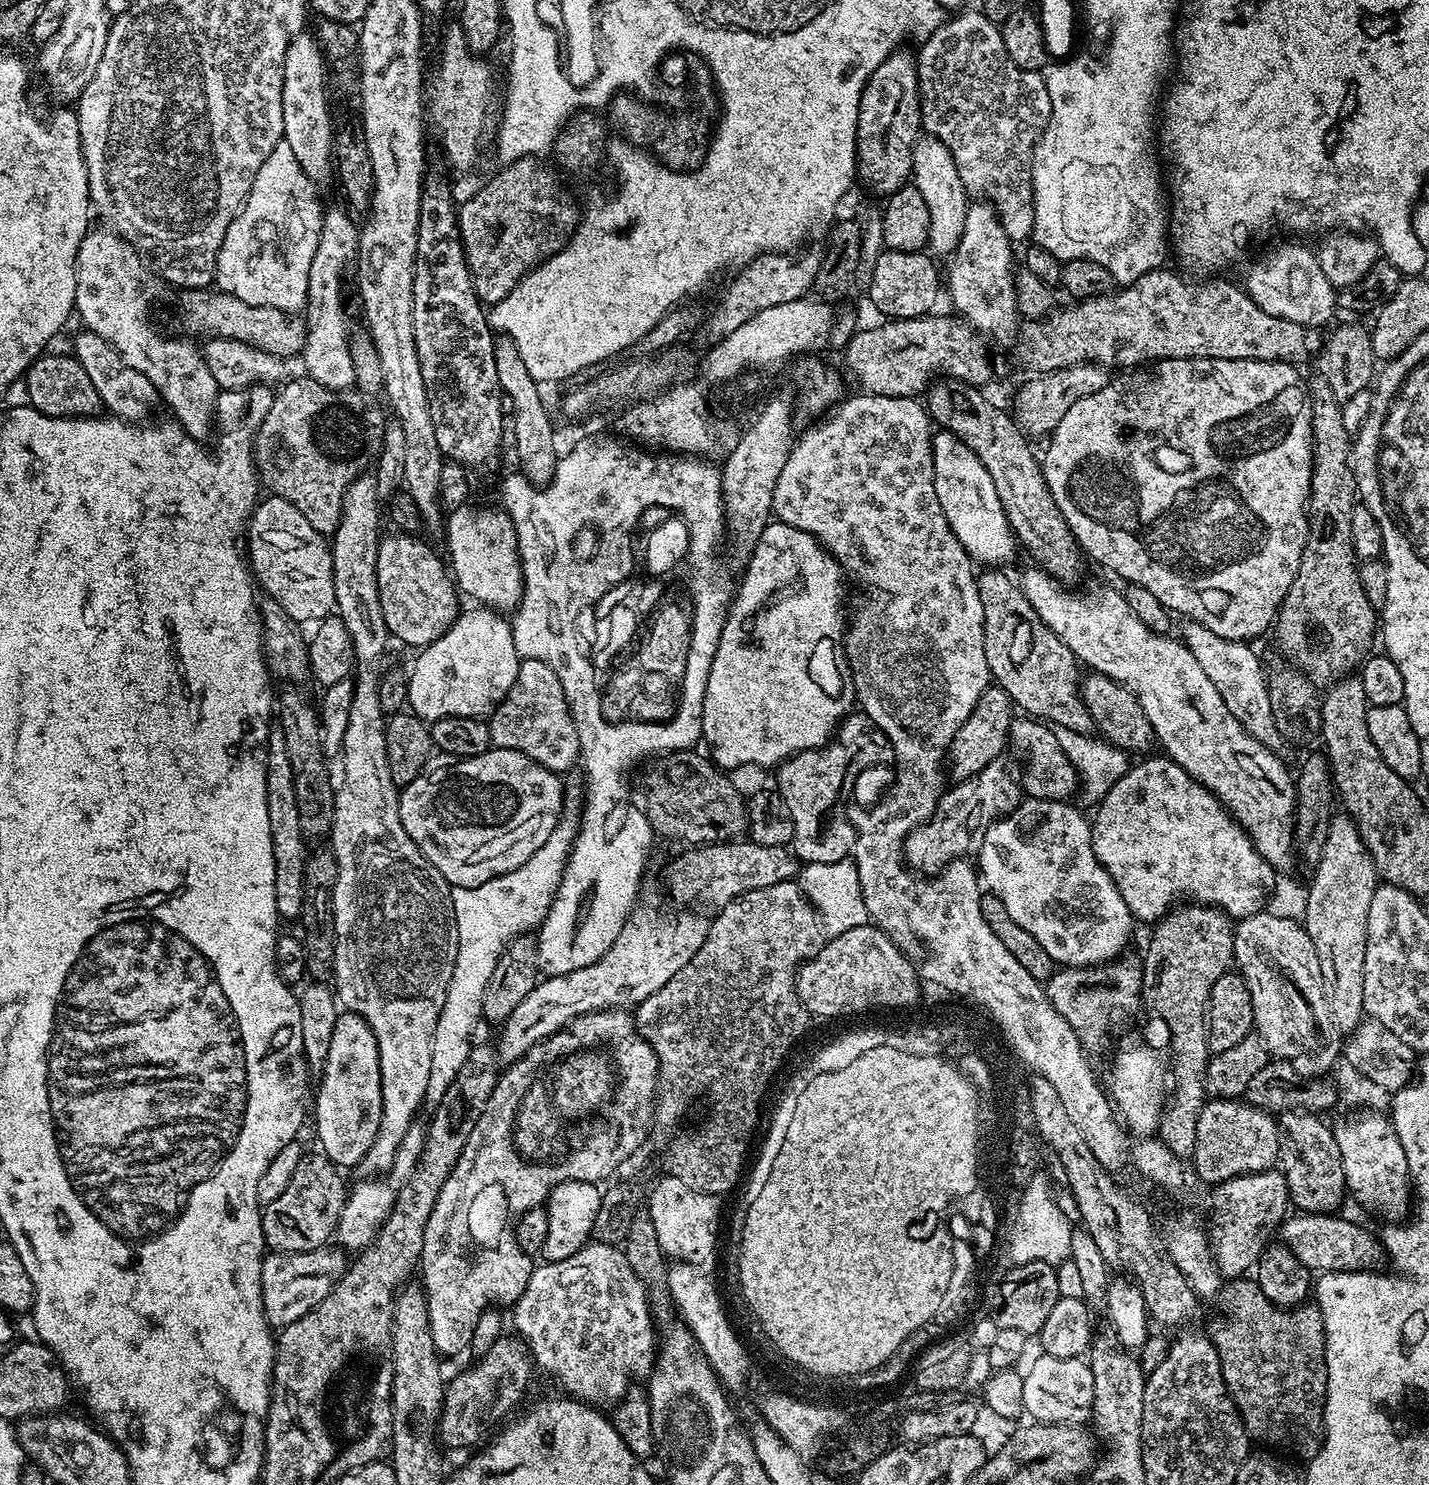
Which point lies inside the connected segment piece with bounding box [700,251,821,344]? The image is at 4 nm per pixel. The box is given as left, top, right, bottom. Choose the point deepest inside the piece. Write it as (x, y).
(766, 281)

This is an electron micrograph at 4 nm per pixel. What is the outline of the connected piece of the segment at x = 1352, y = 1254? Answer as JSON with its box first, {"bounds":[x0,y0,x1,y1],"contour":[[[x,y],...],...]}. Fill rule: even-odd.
{"bounds":[1278,1214,1383,1272],"contour":[[[1336,1214],[1289,1215],[1278,1228],[1279,1239],[1291,1249],[1303,1265],[1314,1272],[1356,1272],[1369,1271],[1383,1259],[1383,1243],[1364,1226]]]}

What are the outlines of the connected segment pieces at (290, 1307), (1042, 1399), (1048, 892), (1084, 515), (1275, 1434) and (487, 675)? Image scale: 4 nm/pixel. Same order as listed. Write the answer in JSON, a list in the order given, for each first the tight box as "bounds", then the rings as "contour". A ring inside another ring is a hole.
[{"bounds":[262,1246,346,1330],"contour":[[[325,1246],[309,1252],[269,1251],[262,1266],[262,1306],[264,1316],[273,1329],[279,1330],[298,1322],[314,1306],[336,1289],[346,1271],[345,1253],[336,1246]]]},{"bounds":[1022,1355,1094,1424],"contour":[[[1037,1355],[1037,1360],[1023,1373],[1024,1386],[1022,1398],[1023,1411],[1033,1421],[1041,1424],[1079,1424],[1089,1423],[1094,1402],[1094,1374],[1087,1359],[1054,1358],[1053,1356]]]},{"bounds":[978,799,1134,968],"contour":[[[1025,799],[1013,812],[1009,812],[1007,816],[997,820],[996,823],[988,827],[978,853],[978,859],[980,859],[980,864],[978,862],[978,870],[985,887],[1002,902],[1006,910],[1009,911],[1010,918],[1012,918],[1018,926],[1021,926],[1021,928],[1033,934],[1034,938],[1045,947],[1046,954],[1050,954],[1050,958],[1055,961],[1057,965],[1074,968],[1099,967],[1106,963],[1111,963],[1129,947],[1128,942],[1132,934],[1134,917],[1132,911],[1129,910],[1129,907],[1126,906],[1126,902],[1122,900],[1122,896],[1118,893],[1118,888],[1114,884],[1114,880],[1110,878],[1109,872],[1098,862],[1098,858],[1094,854],[1092,825],[1089,817],[1084,817],[1078,809],[1071,808],[1072,806],[1071,803],[1063,800]]]},{"bounds":[1042,358,1314,642],"contour":[[[1210,358],[1157,360],[1139,370],[1125,371],[1123,374],[1117,375],[1120,376],[1117,380],[1116,377],[1109,379],[1108,384],[1102,386],[1102,390],[1098,390],[1098,394],[1078,398],[1078,402],[1074,402],[1074,406],[1070,406],[1070,410],[1066,410],[1062,422],[1058,422],[1056,429],[1047,437],[1048,449],[1045,450],[1044,456],[1042,452],[1042,467],[1046,486],[1050,486],[1050,494],[1054,494],[1054,502],[1058,506],[1058,510],[1062,510],[1062,518],[1066,518],[1074,538],[1080,543],[1081,553],[1091,563],[1093,560],[1094,563],[1109,568],[1114,575],[1121,576],[1124,582],[1146,586],[1146,590],[1150,590],[1150,594],[1154,594],[1154,598],[1158,598],[1158,602],[1162,602],[1162,606],[1166,606],[1169,612],[1177,617],[1188,616],[1184,618],[1214,630],[1214,634],[1218,634],[1218,638],[1252,642],[1255,641],[1255,636],[1262,635],[1267,628],[1269,631],[1273,627],[1280,605],[1283,604],[1294,578],[1298,574],[1298,566],[1302,562],[1302,554],[1310,535],[1310,497],[1312,495],[1312,467],[1314,465],[1312,459],[1312,402],[1308,395],[1305,377],[1300,377],[1299,370],[1301,369],[1295,363],[1280,363],[1278,361],[1211,360]]]},{"bounds":[1208,1276,1326,1460],"contour":[[[1243,1276],[1227,1281],[1218,1296],[1220,1306],[1224,1314],[1224,1320],[1221,1324],[1216,1320],[1212,1326],[1208,1328],[1209,1336],[1217,1349],[1219,1360],[1221,1360],[1221,1368],[1223,1370],[1223,1380],[1232,1400],[1241,1414],[1243,1424],[1255,1441],[1262,1441],[1274,1448],[1279,1453],[1291,1456],[1298,1456],[1302,1460],[1309,1460],[1316,1456],[1318,1450],[1324,1444],[1324,1408],[1326,1394],[1326,1366],[1325,1366],[1325,1324],[1322,1318],[1321,1310],[1312,1302],[1306,1302],[1302,1305],[1297,1305],[1292,1309],[1282,1309],[1273,1305],[1266,1294],[1263,1294],[1259,1284],[1249,1277]]]},{"bounds":[407,606,522,722],"contour":[[[483,606],[461,611],[446,634],[419,649],[417,656],[412,672],[407,673],[407,707],[425,722],[447,716],[490,717],[514,686],[522,661],[515,649],[511,623]]]}]

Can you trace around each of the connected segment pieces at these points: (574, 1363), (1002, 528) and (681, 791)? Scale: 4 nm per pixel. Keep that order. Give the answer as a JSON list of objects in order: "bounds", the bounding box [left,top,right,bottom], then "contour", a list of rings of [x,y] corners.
[{"bounds":[512,1242,658,1406],"contour":[[[589,1242],[578,1254],[565,1260],[540,1262],[532,1269],[526,1290],[516,1299],[512,1312],[515,1335],[528,1345],[535,1367],[549,1372],[569,1397],[589,1406],[604,1406],[624,1400],[624,1380],[635,1373],[651,1373],[658,1351],[658,1330],[652,1325],[649,1289],[615,1244]]]},{"bounds":[932,431,1018,566],"contour":[[[937,431],[932,437],[932,461],[934,462],[934,490],[938,493],[938,502],[942,502],[942,514],[946,514],[946,522],[950,522],[950,530],[962,542],[969,557],[980,566],[1008,566],[1018,552],[1018,541],[1012,532],[1010,522],[1006,518],[1006,510],[998,498],[998,490],[994,490],[994,482],[990,482],[990,474],[986,474],[986,466],[978,462],[978,454],[966,446],[952,432]]]},{"bounds":[644,750,748,846],"contour":[[[672,750],[667,755],[661,755],[652,773],[645,782],[644,796],[648,799],[646,819],[652,825],[652,831],[657,837],[669,836],[672,840],[685,840],[685,845],[701,846],[732,842],[743,837],[748,830],[748,806],[745,797],[740,797],[738,789],[732,785],[731,775],[717,768],[707,755],[699,756],[696,750]]]}]

